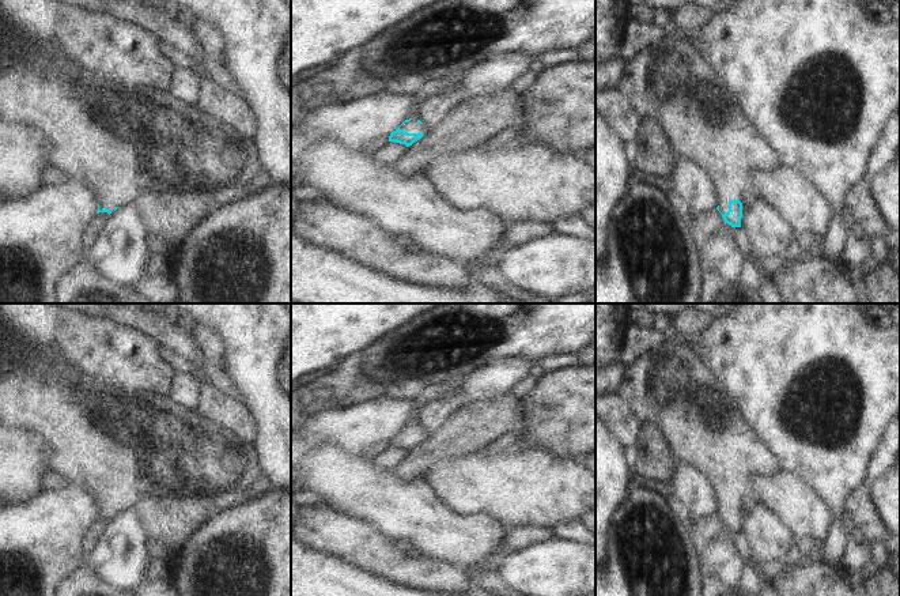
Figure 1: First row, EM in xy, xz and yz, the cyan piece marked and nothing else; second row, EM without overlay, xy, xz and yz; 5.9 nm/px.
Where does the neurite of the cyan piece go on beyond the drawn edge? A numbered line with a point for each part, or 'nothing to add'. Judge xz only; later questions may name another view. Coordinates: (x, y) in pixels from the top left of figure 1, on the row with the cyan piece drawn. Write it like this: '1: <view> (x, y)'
1: xz (412, 127)

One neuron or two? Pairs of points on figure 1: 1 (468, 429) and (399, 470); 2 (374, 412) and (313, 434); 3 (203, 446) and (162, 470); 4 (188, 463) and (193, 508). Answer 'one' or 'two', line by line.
1: one
2: one
3: one
4: two

